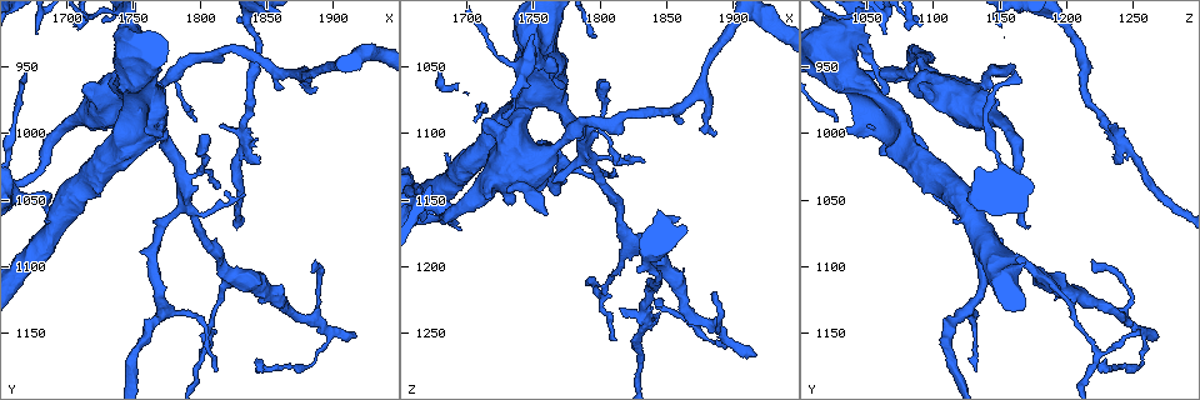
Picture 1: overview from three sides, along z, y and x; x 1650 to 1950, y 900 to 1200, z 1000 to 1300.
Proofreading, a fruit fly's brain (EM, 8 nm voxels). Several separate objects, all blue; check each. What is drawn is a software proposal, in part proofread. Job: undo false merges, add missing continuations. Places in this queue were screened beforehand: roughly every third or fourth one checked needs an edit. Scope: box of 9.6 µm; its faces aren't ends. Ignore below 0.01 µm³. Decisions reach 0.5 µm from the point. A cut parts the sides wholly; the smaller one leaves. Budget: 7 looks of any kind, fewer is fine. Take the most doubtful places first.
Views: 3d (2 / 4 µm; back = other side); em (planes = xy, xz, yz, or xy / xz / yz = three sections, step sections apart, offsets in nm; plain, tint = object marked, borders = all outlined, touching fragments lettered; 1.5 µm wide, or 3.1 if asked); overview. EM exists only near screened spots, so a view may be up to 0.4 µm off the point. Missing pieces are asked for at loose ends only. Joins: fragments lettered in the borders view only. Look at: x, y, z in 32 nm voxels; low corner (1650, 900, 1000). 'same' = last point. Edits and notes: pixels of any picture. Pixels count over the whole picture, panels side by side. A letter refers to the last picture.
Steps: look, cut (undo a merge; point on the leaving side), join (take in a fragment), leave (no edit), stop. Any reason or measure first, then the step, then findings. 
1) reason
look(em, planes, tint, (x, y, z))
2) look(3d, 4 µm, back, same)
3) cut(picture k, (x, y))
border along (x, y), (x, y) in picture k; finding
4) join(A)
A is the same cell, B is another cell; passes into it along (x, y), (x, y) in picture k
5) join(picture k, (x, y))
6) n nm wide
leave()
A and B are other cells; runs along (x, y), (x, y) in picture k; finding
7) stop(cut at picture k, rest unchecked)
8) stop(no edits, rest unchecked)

free end
look(3d, 2 µm, (1812, 1040, 1124))

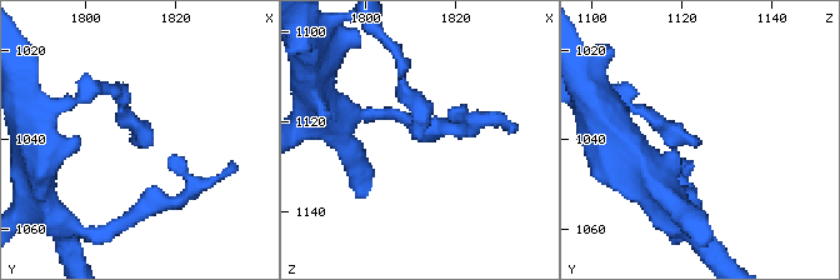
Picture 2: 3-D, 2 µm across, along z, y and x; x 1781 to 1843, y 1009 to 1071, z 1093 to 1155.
look(em, planes, tint, (1812, 1041, 1124))

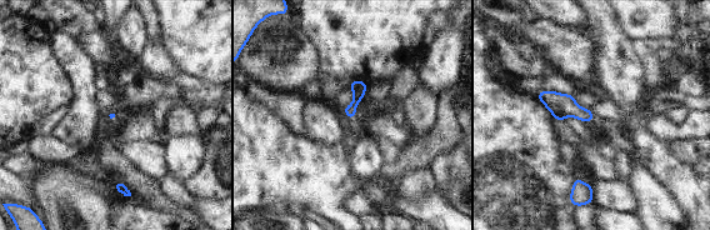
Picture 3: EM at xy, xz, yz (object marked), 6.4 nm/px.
see the neighbours
look(em, planes, borders, same)

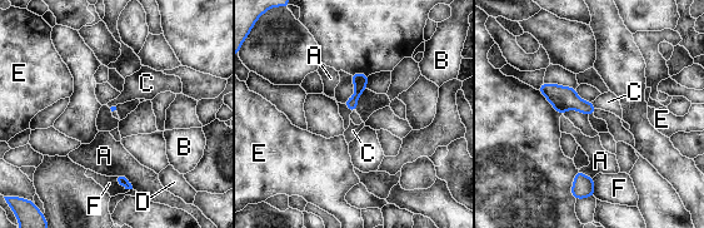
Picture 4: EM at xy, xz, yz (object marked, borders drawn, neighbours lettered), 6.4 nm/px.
leave()
A, B, C, D, E and F are other cells; no lettered fragment goes on from it

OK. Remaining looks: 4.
free end
look(em, xz, step 4, borders, (1842, 1022, 1240))

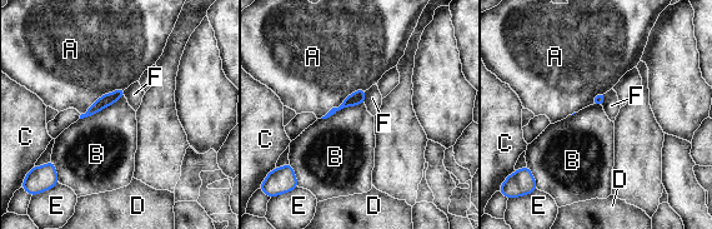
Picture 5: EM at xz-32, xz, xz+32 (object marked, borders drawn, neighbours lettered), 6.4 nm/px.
look(em, planes, borders, same)

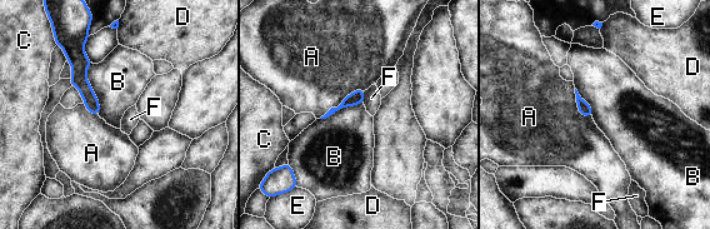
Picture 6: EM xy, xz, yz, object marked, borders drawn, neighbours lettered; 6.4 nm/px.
leave()
A, B, C, D, E and F are other cells; none of them fits

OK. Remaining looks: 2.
thin end
look(em, planes, tint, (1806, 1002, 1062))

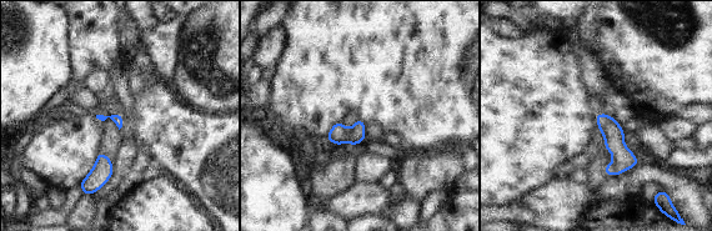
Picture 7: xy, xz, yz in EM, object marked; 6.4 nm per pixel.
what lies round it
look(em, planes, borders, same)

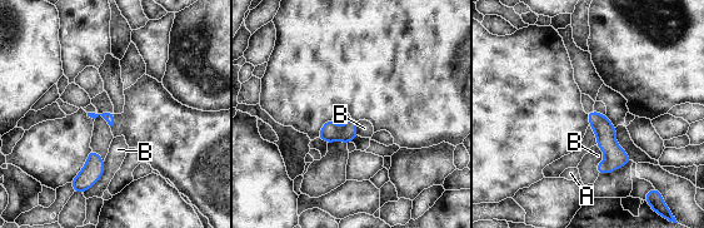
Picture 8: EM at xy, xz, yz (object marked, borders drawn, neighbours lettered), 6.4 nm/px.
B touches over 240 nm
leave()
A and B are other cells; border along (104, 160), (103, 174), (83, 192) in picture 8; none of them fits

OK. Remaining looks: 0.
stop(no edits, rest unchecked)

